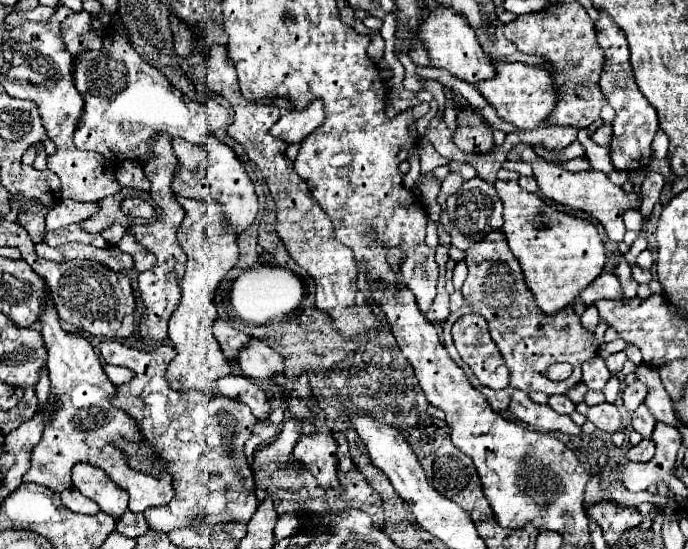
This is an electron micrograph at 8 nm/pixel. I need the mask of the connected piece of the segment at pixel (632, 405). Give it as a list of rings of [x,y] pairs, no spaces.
[[[635,381],[633,385],[625,387],[625,391],[623,391],[623,403],[625,403],[627,411],[635,411],[645,401],[647,393],[649,393],[649,387],[643,385],[641,381]]]

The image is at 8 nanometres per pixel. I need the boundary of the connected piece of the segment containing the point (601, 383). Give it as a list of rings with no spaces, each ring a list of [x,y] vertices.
[[[593,357],[582,364],[582,382],[589,389],[602,391],[611,377],[613,375],[601,357]]]

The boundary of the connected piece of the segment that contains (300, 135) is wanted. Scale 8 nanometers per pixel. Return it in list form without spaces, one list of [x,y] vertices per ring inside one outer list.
[[[315,101],[303,111],[287,111],[281,115],[277,125],[271,127],[271,135],[285,141],[287,145],[291,143],[301,143],[305,137],[309,137],[321,123],[323,123],[323,103]]]

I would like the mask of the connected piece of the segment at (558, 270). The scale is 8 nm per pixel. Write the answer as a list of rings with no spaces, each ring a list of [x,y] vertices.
[[[497,179],[495,189],[503,203],[505,223],[501,229],[523,269],[525,285],[533,293],[537,307],[553,315],[573,303],[573,299],[603,271],[605,249],[599,231],[591,221],[561,213],[537,197],[537,193],[523,191],[517,181]]]

